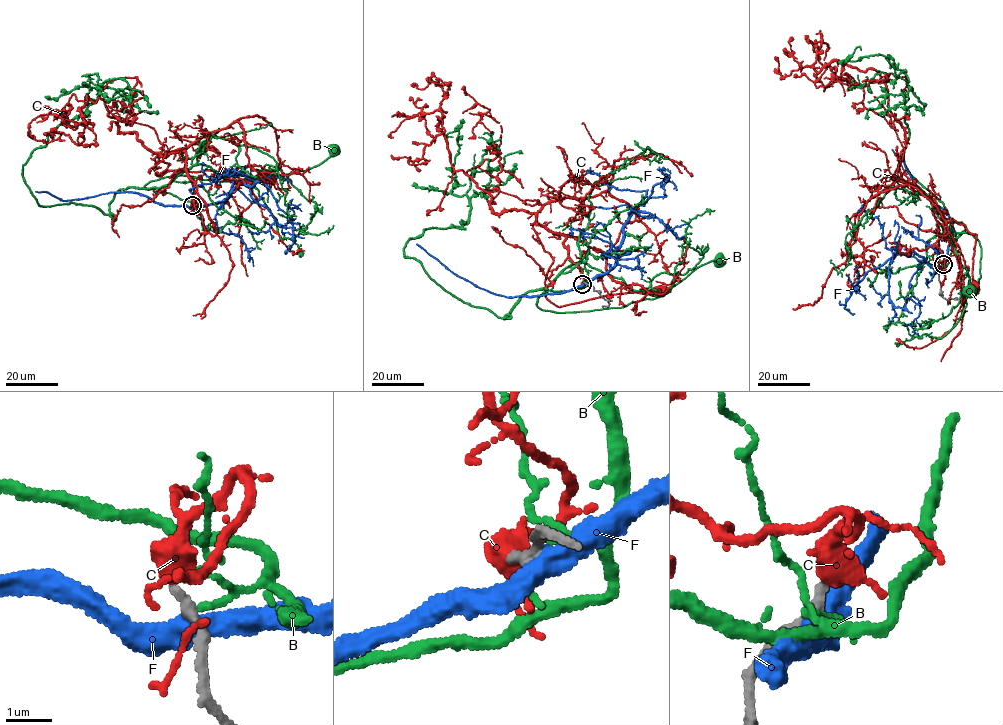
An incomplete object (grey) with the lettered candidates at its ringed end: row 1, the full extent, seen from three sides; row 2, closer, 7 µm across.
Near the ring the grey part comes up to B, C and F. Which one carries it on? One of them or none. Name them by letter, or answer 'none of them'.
C

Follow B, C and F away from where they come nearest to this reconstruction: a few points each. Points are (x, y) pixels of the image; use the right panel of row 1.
B: (942, 266), (948, 262), (951, 233), (971, 234), (978, 240), (979, 289), (978, 293), (963, 296), (970, 291)
C: (943, 264), (932, 256), (939, 235), (930, 199), (909, 181), (940, 214), (976, 234), (973, 288)
F: (941, 266), (938, 272), (915, 252), (895, 250), (884, 264), (867, 271), (853, 289), (844, 308), (854, 314)

